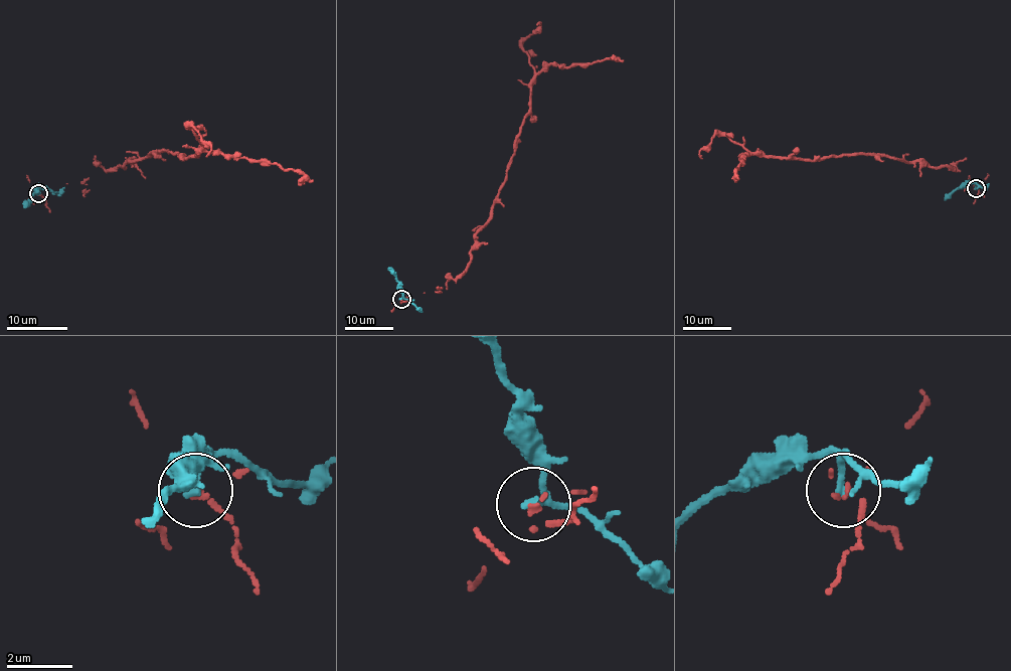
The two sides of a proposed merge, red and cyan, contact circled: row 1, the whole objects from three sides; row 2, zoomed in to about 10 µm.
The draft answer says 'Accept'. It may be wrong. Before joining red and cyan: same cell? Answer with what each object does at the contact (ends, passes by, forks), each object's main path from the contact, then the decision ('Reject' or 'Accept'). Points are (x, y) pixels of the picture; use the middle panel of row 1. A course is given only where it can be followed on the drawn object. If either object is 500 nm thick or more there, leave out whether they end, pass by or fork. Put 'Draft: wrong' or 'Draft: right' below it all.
At the ring red ends. At the ring cyan ends. Course of red: (400, 300), (441, 292), (466, 269), (475, 233), (505, 182), (533, 79), (551, 63), (623, 61). Course of cyan: (400, 298), (400, 286), (388, 268). Reject
Draft: wrong

